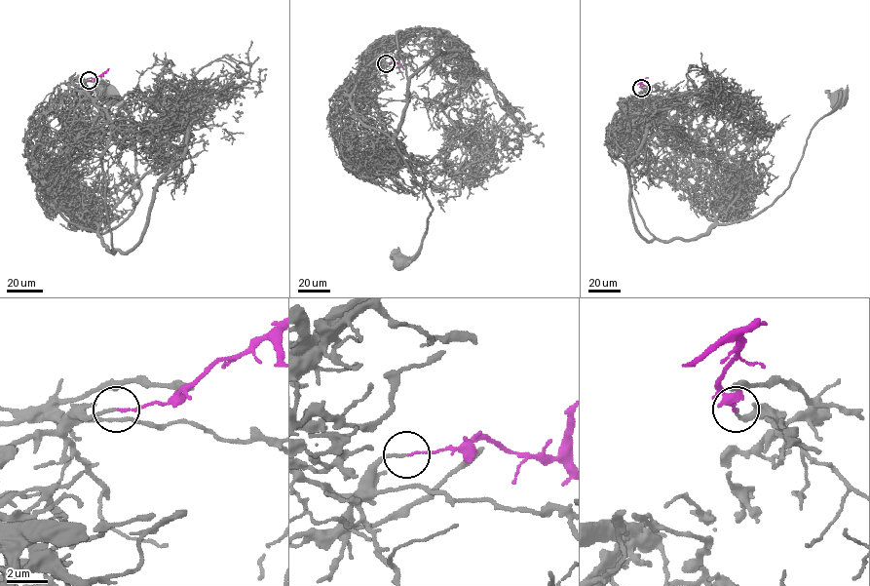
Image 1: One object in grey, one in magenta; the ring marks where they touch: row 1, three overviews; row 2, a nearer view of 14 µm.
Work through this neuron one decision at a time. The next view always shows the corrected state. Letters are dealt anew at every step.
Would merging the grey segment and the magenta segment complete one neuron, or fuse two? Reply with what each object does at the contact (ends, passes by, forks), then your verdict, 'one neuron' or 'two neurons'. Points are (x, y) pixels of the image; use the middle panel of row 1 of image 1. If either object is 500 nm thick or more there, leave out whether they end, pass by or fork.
grey ends there; magenta ends there; two neurons

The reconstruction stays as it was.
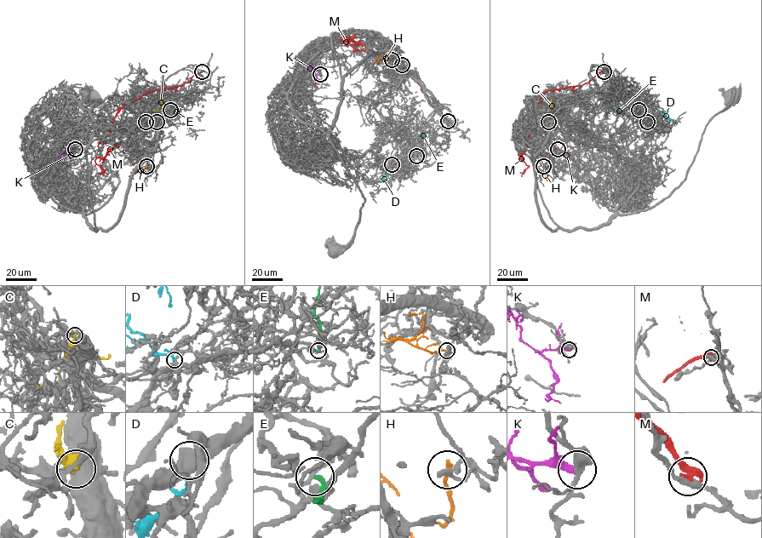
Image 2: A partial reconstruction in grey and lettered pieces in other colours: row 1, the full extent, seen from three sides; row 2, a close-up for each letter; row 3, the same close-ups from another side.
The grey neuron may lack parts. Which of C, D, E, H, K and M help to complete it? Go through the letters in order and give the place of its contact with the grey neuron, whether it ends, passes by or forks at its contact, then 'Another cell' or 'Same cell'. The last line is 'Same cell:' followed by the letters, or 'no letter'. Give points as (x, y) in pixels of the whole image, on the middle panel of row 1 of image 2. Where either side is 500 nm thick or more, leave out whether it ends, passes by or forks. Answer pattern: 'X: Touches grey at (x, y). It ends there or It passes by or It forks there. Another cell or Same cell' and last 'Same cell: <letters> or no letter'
C: Touches grey at (402, 65). It ends there. Another cell
D: Touches grey at (392, 164). Another cell
E: Touches grey at (416, 156). It ends there. Another cell
H: Touches grey at (392, 60). It ends there. Another cell
K: Touches grey at (320, 74). It ends there. Another cell
M: Touches grey at (448, 121). Another cell
Same cell: no letter

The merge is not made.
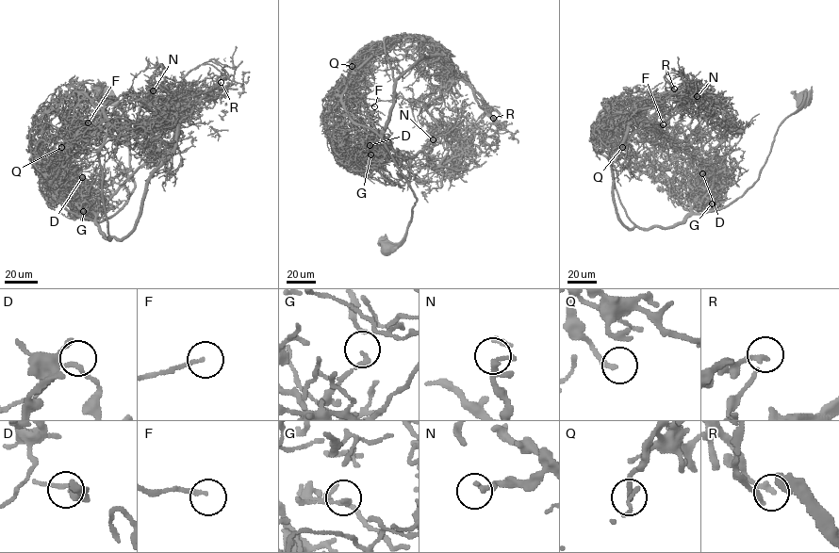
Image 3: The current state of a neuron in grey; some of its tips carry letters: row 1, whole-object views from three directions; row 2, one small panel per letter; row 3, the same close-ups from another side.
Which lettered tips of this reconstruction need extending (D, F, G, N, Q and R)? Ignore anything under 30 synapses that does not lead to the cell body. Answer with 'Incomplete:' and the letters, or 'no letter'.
Incomplete: no letter

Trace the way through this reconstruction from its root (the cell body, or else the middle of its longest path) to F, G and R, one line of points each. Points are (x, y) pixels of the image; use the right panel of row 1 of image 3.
F: (807, 99), (778, 127), (759, 178), (727, 204), (704, 213), (687, 210), (652, 171), (654, 130), (663, 124)
G: (807, 99), (778, 127), (759, 178), (749, 187), (719, 209), (693, 211), (699, 202), (717, 208), (712, 203)
R: (807, 99), (778, 127), (759, 178), (720, 208), (694, 213), (713, 171), (636, 114), (674, 89)

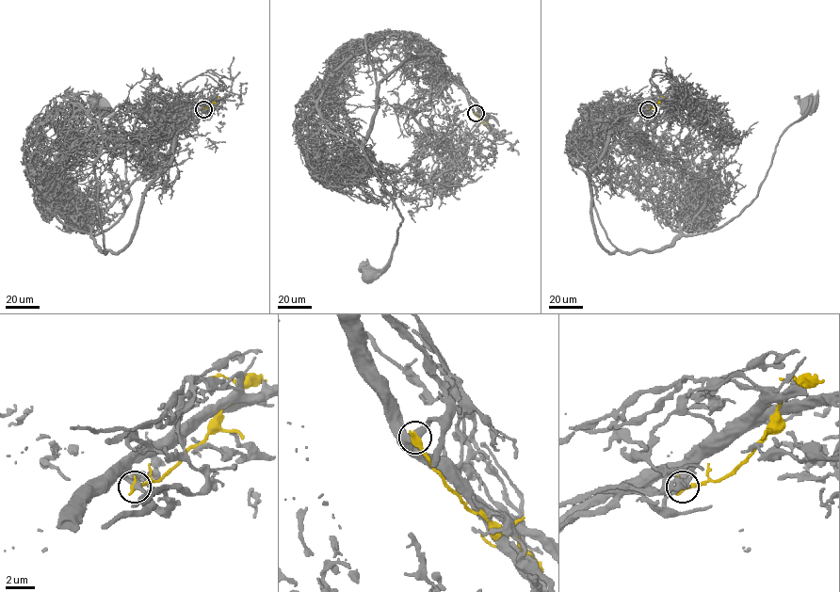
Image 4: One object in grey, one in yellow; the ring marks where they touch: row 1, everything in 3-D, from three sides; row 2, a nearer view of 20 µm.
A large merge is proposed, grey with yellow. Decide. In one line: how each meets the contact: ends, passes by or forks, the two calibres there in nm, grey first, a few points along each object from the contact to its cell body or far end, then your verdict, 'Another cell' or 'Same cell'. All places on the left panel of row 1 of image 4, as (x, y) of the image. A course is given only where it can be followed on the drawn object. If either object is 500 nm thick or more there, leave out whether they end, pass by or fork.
At the ring grey passes by. At the ring yellow ends. Thickness 400 nm (grey) against 440 nm. Course of grey: (203, 109), (143, 146), (155, 165), (97, 219), (91, 234), (112, 225), (130, 200), (124, 136), (98, 104). Course of yellow: (203, 109), (216, 99), (211, 96). Another cell

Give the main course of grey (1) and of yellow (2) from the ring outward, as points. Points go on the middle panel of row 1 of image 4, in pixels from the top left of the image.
1: (476, 113), (444, 83), (414, 110), (428, 144), (400, 169), (363, 146), (401, 217), (370, 278)
2: (476, 113), (487, 124), (483, 124)

